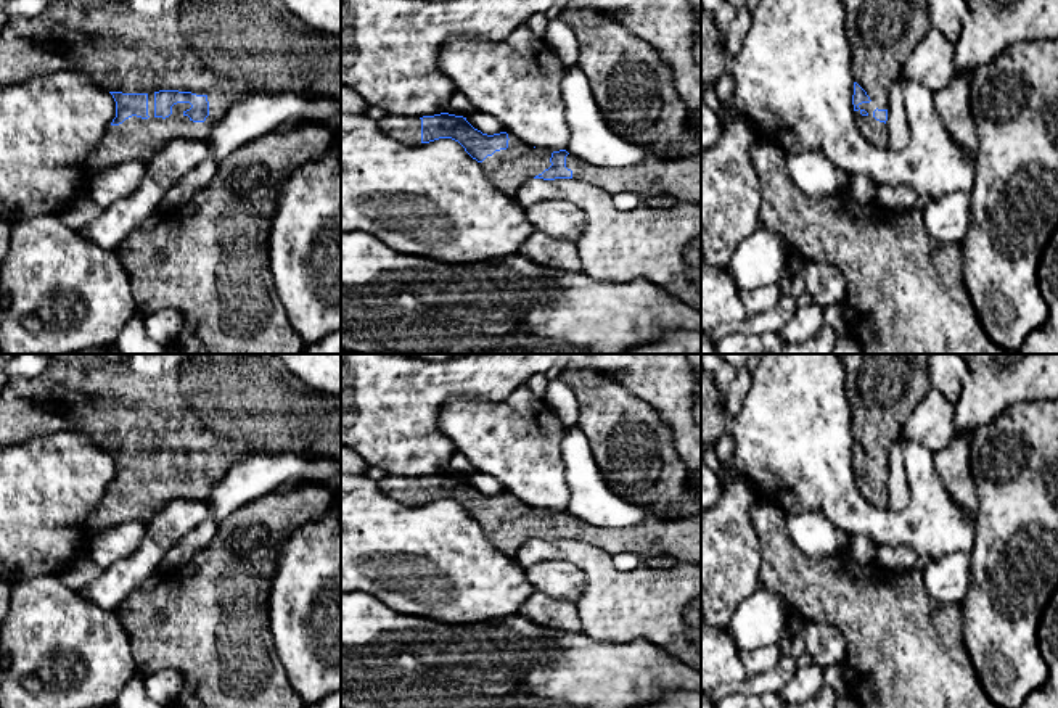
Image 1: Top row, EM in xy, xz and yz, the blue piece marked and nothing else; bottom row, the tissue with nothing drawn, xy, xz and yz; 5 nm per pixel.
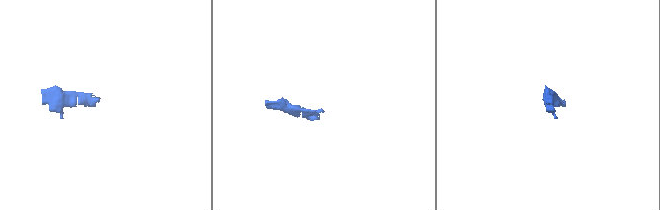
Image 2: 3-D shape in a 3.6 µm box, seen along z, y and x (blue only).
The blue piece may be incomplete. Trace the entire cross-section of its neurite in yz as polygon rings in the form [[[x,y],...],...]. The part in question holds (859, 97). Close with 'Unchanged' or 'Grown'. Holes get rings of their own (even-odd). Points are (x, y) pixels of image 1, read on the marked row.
[[[839,0],[851,47],[855,124],[880,150],[888,148],[892,84],[917,43],[933,27],[929,0]]]. Grown

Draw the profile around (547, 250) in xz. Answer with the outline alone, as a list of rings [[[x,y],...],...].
[[[535,230],[519,248],[518,254],[542,266],[556,269],[582,269],[577,246],[555,235]]]

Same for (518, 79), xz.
[[[527,23],[503,40],[457,35],[442,45],[437,58],[455,92],[461,92],[476,111],[497,117],[503,132],[535,148],[566,148],[569,126],[561,82],[571,66],[564,64],[545,37],[535,35]]]

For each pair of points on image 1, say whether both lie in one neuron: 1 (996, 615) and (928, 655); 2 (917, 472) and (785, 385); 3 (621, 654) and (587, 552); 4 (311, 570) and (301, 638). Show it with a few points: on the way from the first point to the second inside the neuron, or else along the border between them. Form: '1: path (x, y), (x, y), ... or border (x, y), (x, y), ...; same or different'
1: border (963, 636), (975, 673); different
2: path (896, 520), (870, 520), (798, 448), (798, 438); same
3: border (582, 631), (597, 639), (648, 639), (655, 646); different
4: path (311, 586), (306, 610), (298, 621); same

